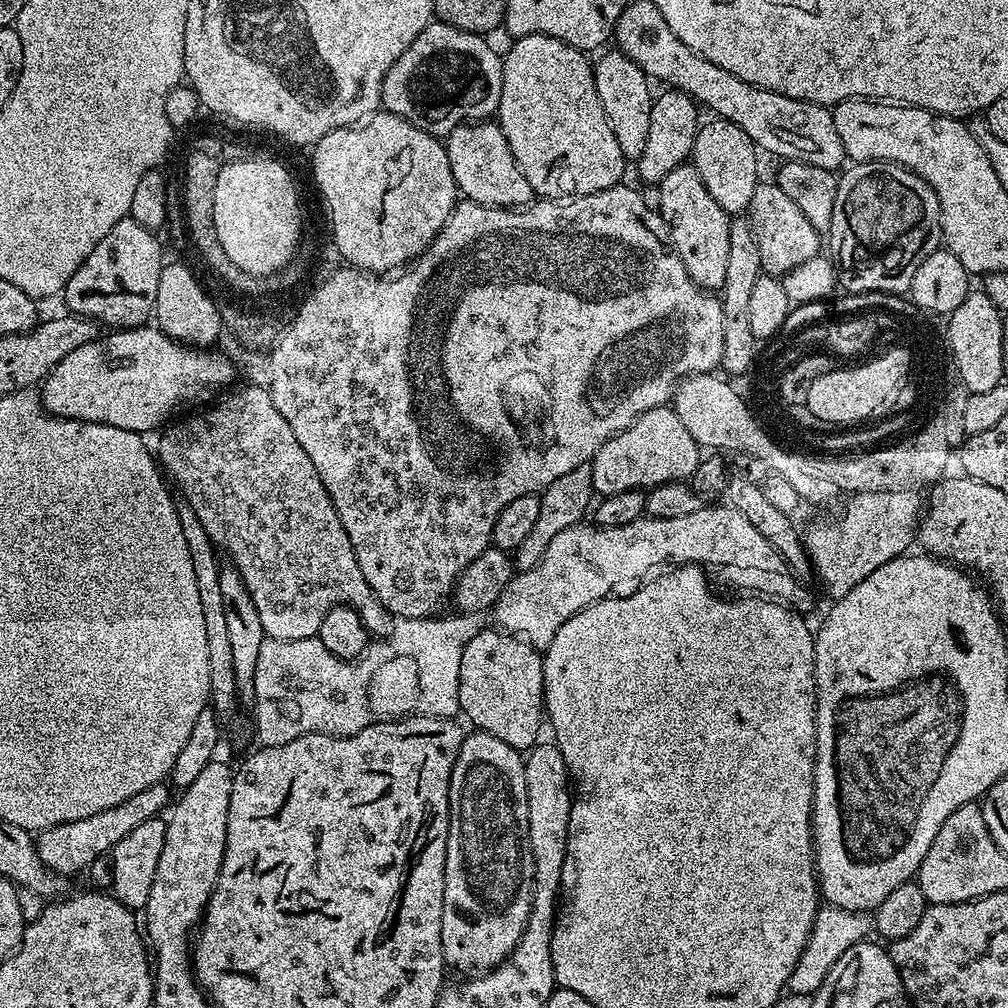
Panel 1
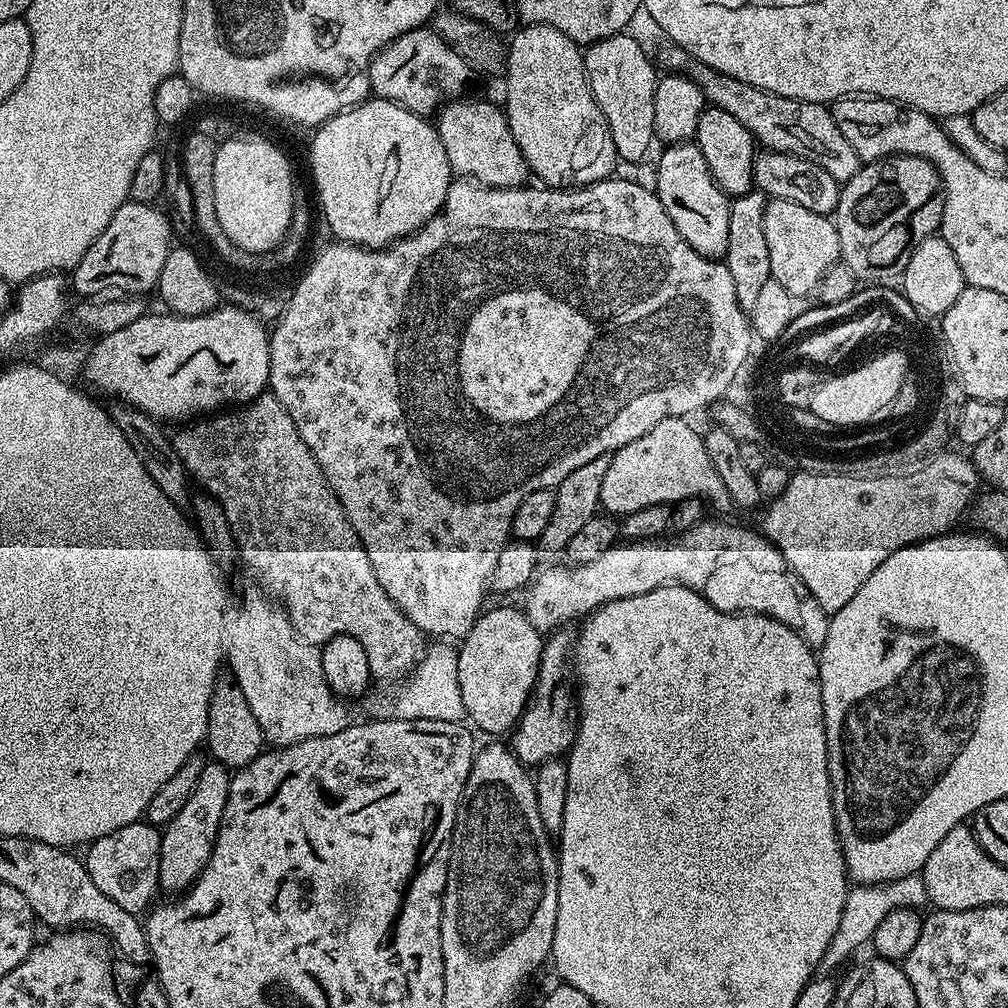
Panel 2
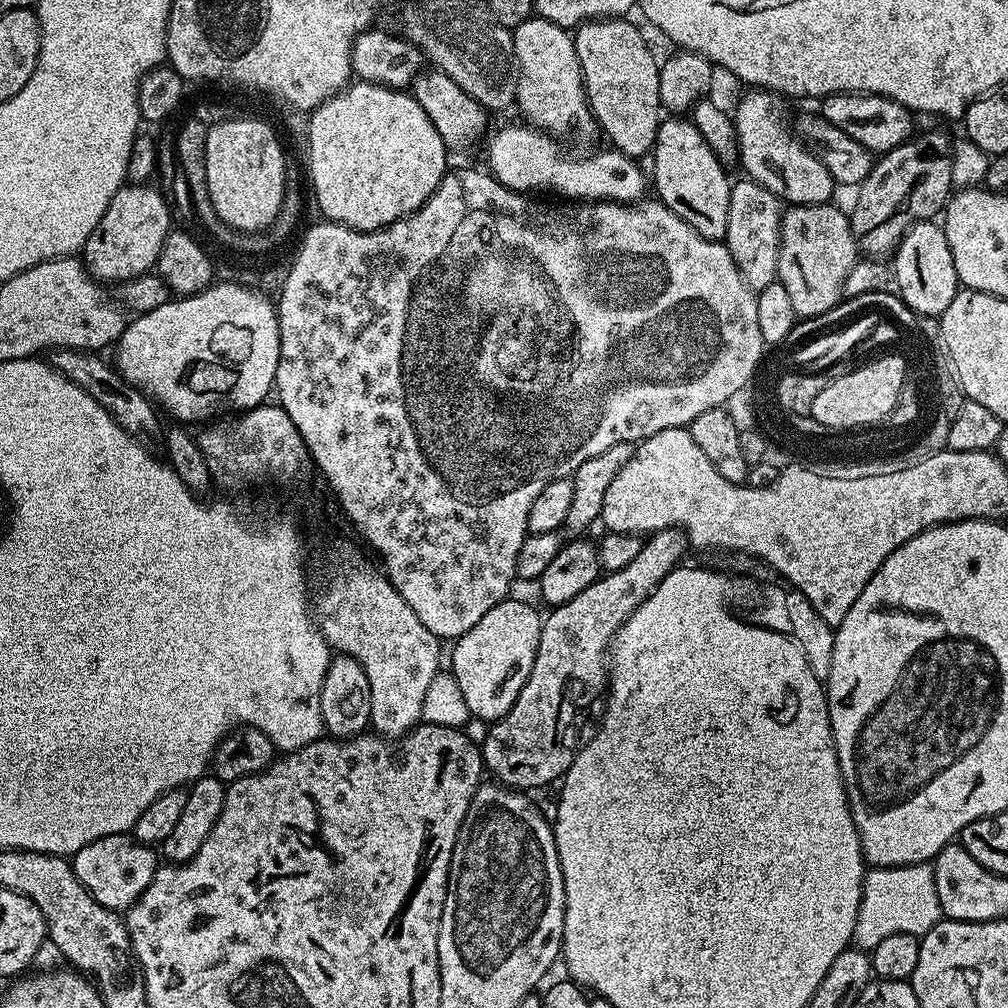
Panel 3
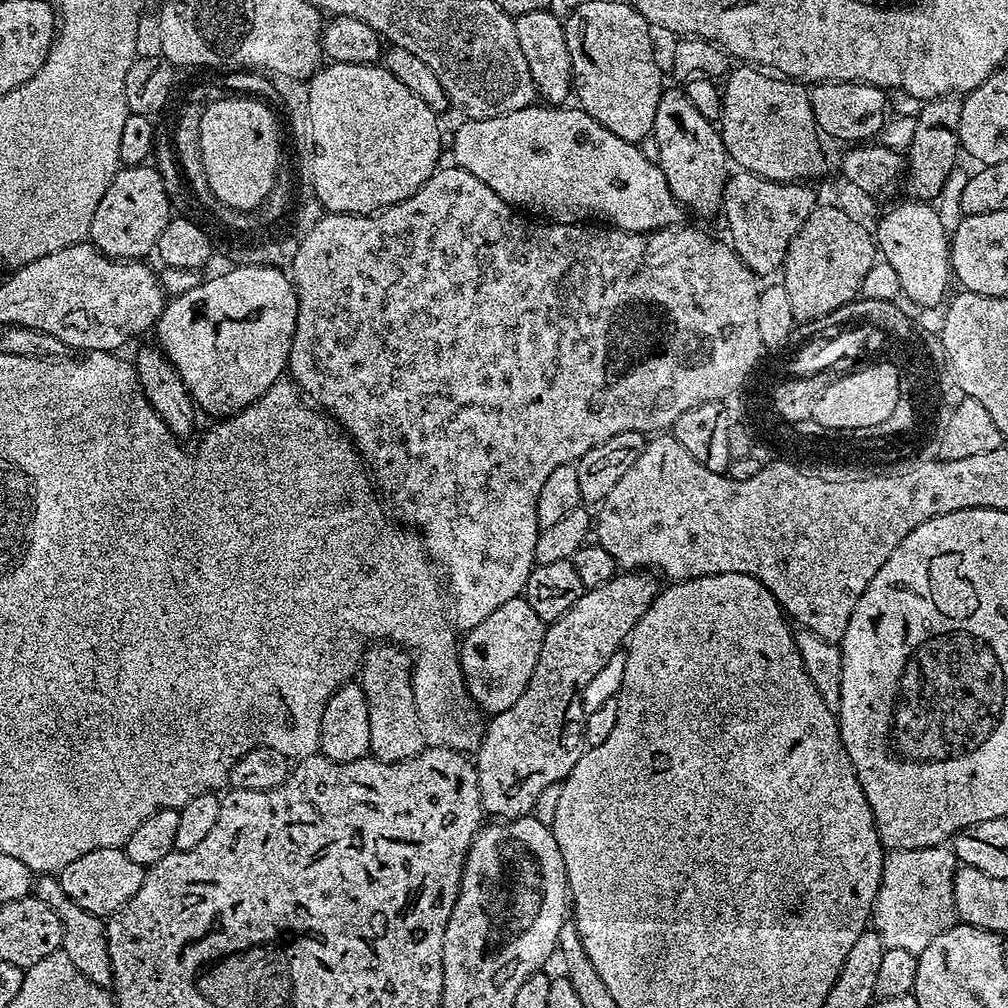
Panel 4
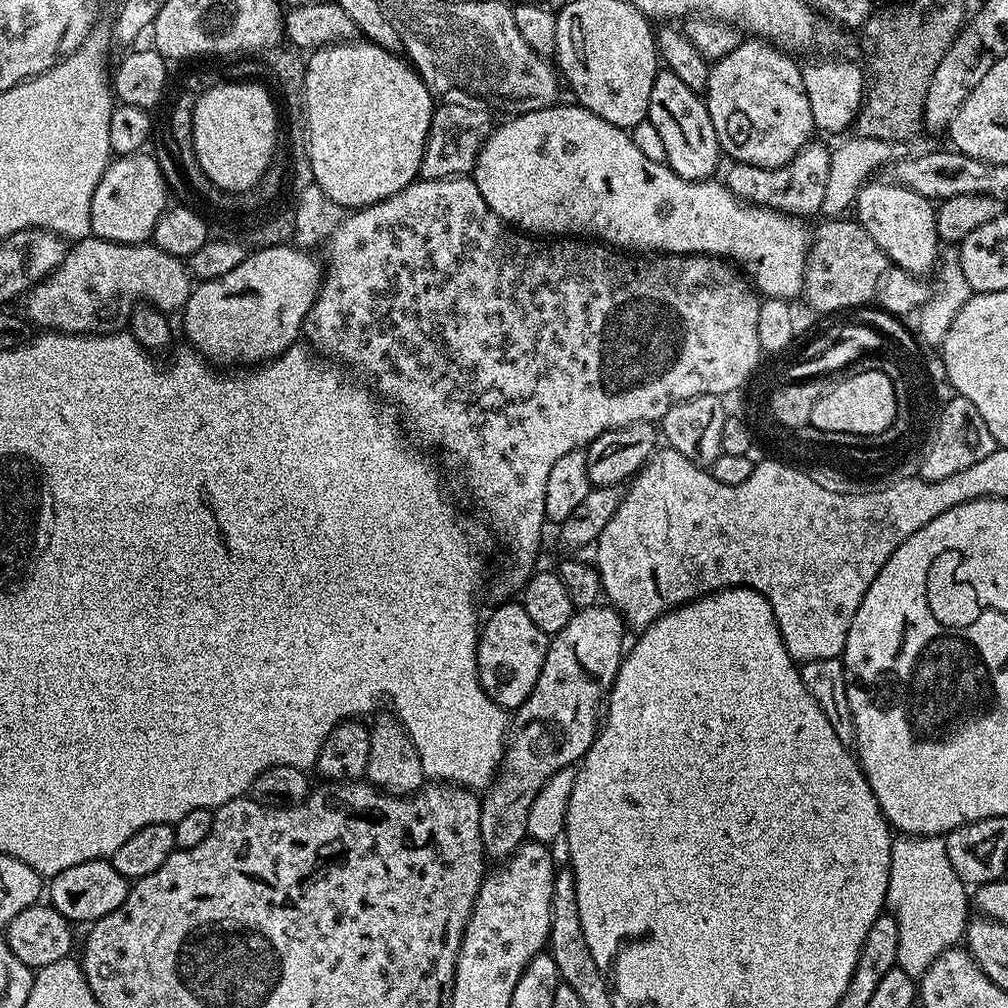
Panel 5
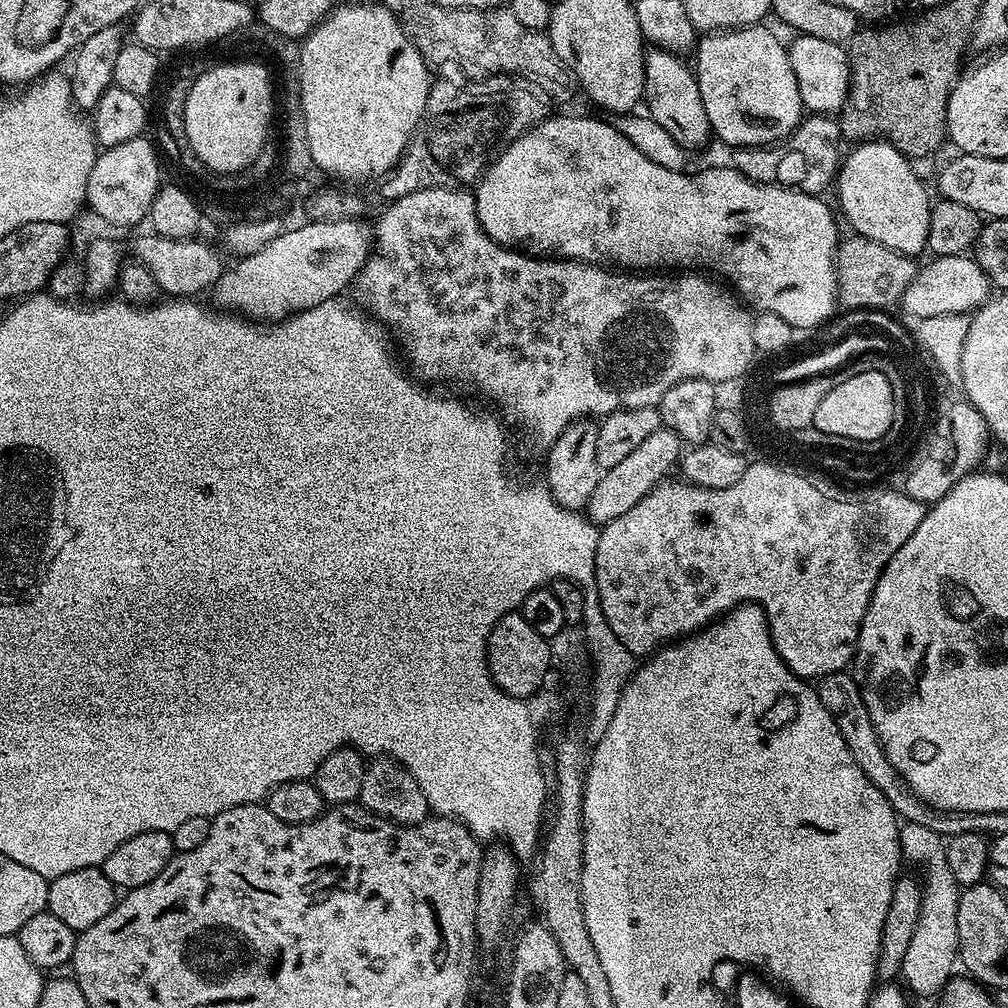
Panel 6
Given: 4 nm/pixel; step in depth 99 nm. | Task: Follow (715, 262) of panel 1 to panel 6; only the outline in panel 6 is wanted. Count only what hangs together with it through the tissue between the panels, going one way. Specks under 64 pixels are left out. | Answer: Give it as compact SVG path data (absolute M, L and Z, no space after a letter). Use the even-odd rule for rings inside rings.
M652 50L644 57L644 98L643 103L648 104L647 115L658 122L658 126L663 126L670 133L670 138L682 145L685 150L700 148L712 136L712 127L706 118L706 106L702 106L702 94L698 94L698 82L695 71L690 67L689 61L681 58L677 53L665 52L663 50Z

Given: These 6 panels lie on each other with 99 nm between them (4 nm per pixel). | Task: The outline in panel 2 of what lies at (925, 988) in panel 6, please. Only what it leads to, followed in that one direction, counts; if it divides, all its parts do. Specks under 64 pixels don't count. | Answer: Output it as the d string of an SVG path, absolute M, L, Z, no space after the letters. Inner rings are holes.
M923 875L907 876L901 880L891 880L888 884L870 884L867 886L849 887L846 894L846 906L842 914L842 922L830 942L824 955L823 967L836 968L851 952L856 952L860 947L871 941L872 935L882 920L896 908L922 909L923 904L929 903L928 891L924 885Z

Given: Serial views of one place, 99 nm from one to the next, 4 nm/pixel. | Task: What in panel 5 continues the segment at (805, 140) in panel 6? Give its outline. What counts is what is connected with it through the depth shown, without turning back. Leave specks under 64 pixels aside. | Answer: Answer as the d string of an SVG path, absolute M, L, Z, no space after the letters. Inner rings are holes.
M809 142L790 162L780 168L763 168L753 164L729 163L728 173L722 176L723 183L739 200L759 204L761 208L773 208L787 212L789 216L809 218L816 216L825 197L829 181L830 160L833 149L824 144Z

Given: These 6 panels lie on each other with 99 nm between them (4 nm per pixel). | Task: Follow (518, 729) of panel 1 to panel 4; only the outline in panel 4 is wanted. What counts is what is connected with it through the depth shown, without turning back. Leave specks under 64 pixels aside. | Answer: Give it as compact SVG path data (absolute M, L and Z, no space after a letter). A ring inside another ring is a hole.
M519 595L498 606L494 614L489 614L483 622L478 622L478 626L463 633L458 644L460 669L468 696L481 713L510 710L510 706L518 702L522 690L526 690L526 682L530 682L530 674L534 674L538 654L542 654L545 627L545 620L538 618L530 602Z

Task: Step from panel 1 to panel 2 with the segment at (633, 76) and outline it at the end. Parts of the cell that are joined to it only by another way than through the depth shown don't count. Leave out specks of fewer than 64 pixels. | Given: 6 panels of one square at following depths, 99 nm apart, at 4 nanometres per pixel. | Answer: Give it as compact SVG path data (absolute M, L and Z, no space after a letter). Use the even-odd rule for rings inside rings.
M628 35L602 38L583 49L588 85L606 118L610 138L614 138L614 150L621 161L642 159L656 140L654 90L658 79L657 65L648 61L643 46Z

